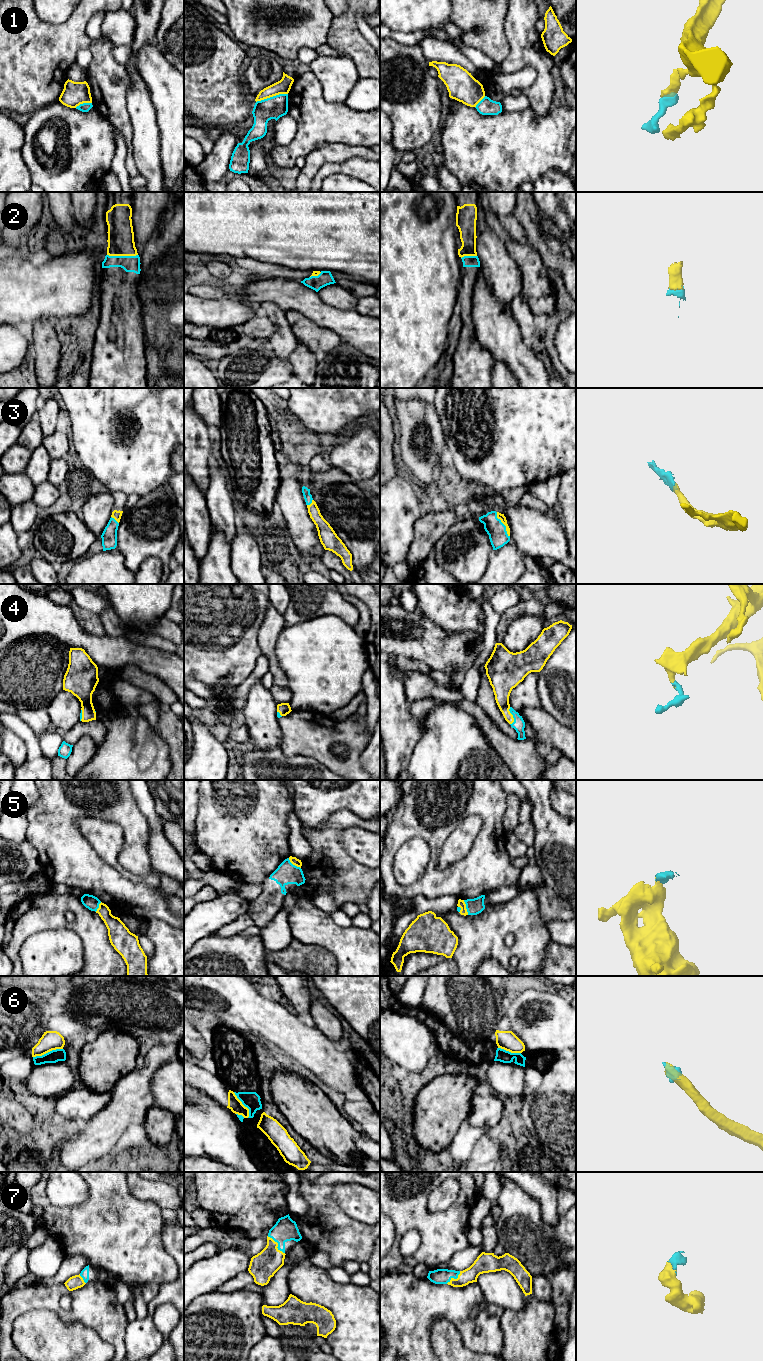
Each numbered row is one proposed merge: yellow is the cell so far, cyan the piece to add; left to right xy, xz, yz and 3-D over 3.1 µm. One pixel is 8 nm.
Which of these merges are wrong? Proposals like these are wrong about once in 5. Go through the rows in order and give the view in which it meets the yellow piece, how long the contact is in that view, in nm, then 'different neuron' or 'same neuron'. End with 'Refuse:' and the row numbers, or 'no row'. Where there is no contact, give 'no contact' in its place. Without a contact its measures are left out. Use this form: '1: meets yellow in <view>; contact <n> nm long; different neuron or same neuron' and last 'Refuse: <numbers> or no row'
1: meets yellow in xz; contact 260 nm long; different neuron
2: meets yellow in xy; contact 240 nm long; same neuron
3: meets yellow in yz; contact 220 nm long; same neuron
4: meets yellow in yz; contact 140 nm long; same neuron
5: meets yellow in yz; contact 130 nm long; same neuron
6: meets yellow in xy; contact 260 nm long; different neuron
7: meets yellow in xz; contact 200 nm long; same neuron
Refuse: 1, 6

